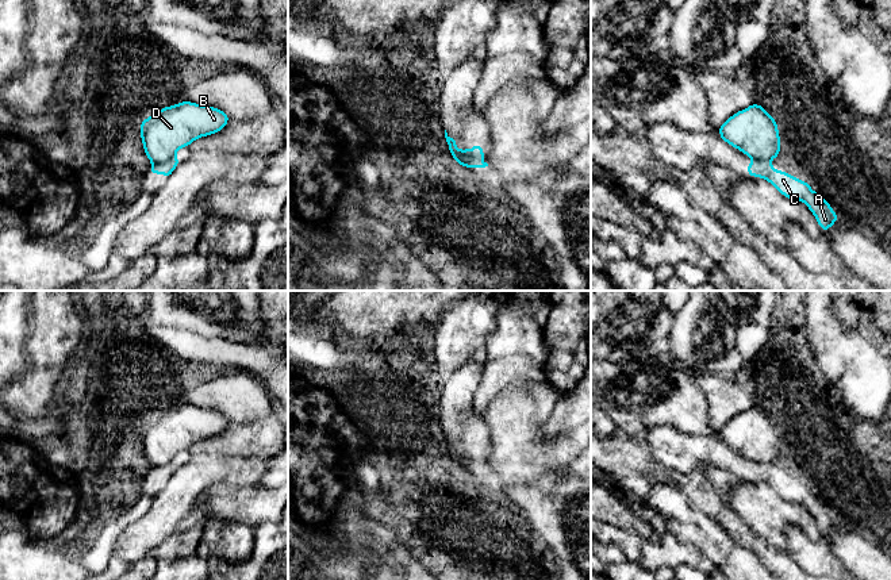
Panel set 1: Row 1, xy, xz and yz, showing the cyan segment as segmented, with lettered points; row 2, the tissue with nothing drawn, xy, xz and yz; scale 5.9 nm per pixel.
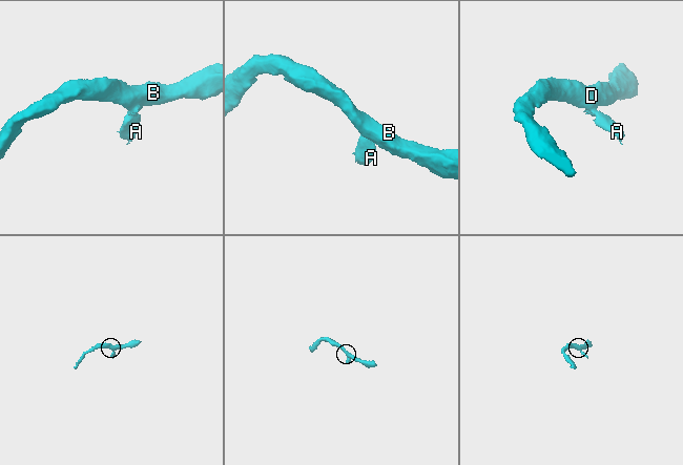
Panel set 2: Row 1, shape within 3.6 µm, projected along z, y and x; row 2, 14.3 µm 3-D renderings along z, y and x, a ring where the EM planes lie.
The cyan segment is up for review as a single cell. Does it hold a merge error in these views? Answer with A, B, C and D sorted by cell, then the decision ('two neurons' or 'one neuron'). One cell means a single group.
A C / B D | two neurons

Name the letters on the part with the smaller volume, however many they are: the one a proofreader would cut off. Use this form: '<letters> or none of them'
A, C

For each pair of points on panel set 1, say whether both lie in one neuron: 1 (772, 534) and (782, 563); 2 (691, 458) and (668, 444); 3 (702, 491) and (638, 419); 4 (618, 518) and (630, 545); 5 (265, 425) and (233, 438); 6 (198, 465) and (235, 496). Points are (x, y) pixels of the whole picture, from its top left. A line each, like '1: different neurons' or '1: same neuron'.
1: different neurons
2: same neuron
3: different neurons
4: different neurons
5: same neuron
6: different neurons

